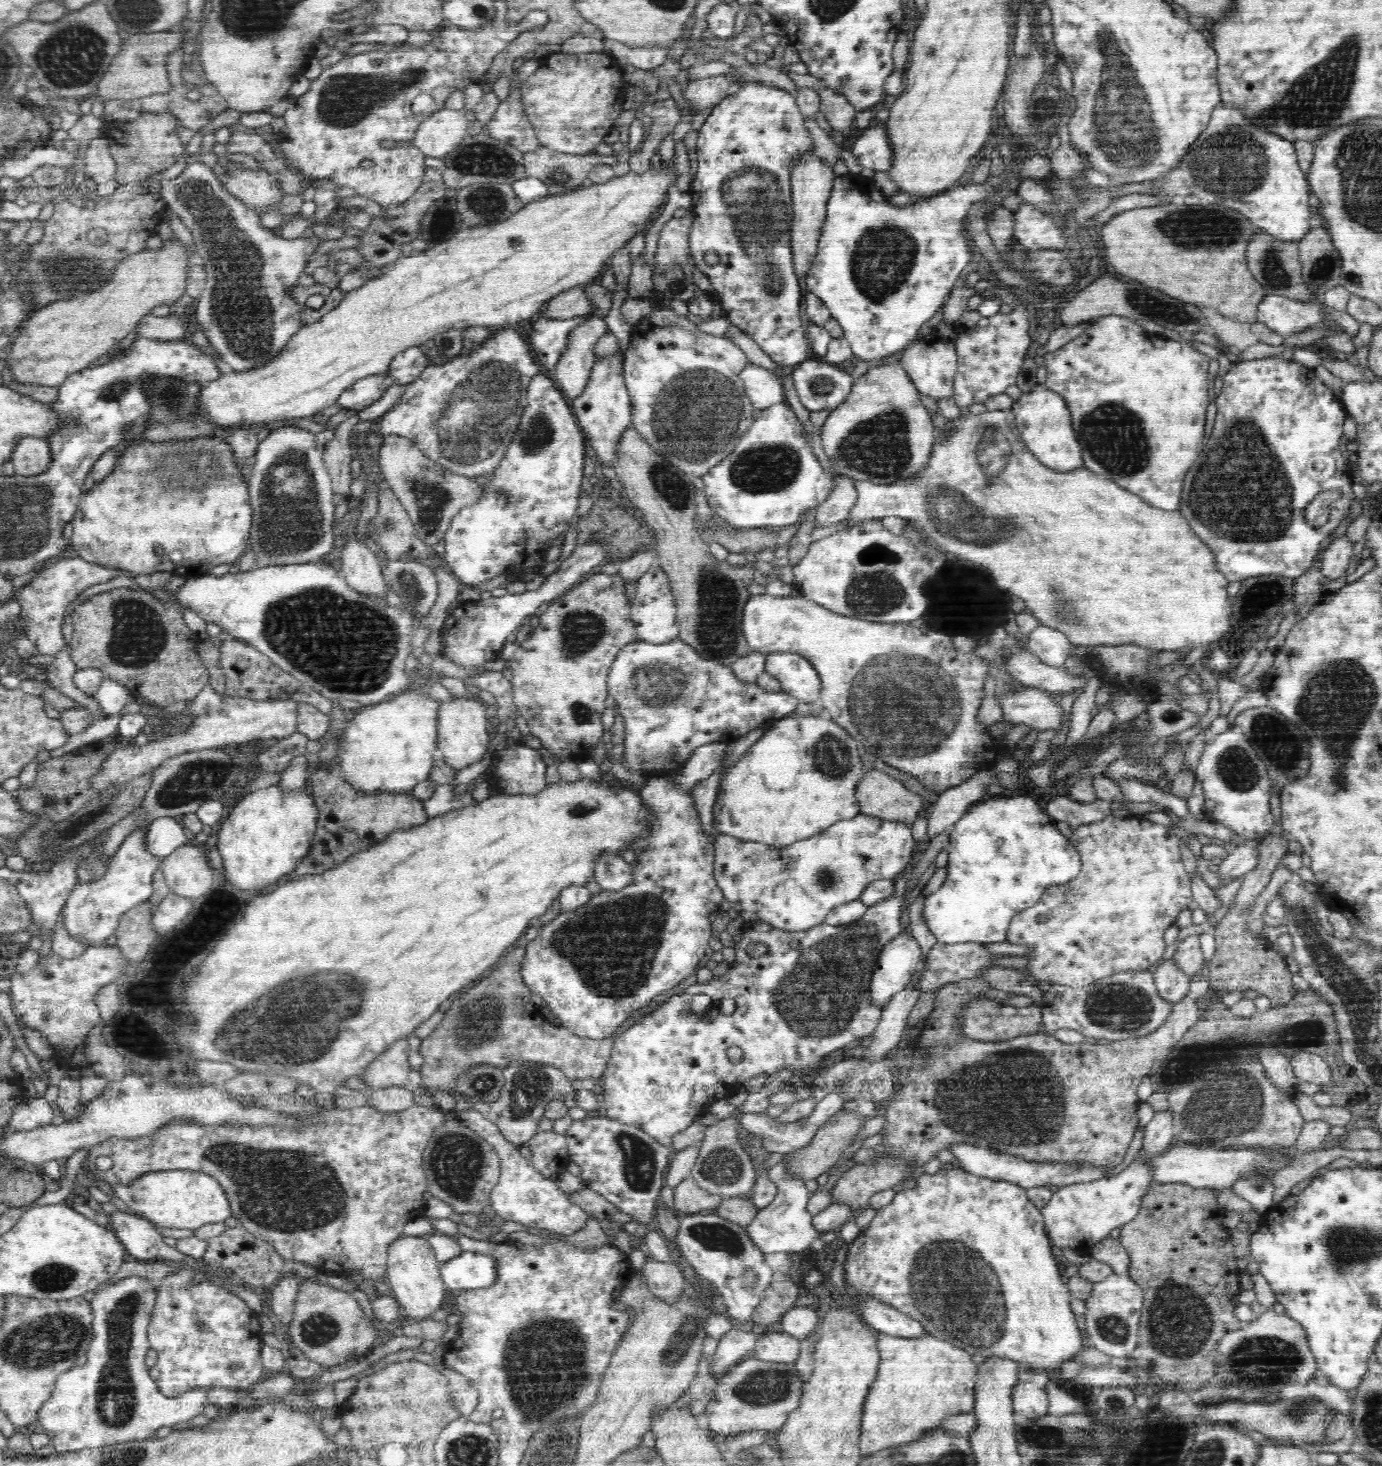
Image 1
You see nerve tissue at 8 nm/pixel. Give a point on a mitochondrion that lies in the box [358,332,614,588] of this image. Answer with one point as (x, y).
(471, 422)

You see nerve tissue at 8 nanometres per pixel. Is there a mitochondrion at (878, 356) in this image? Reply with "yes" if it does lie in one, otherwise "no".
no

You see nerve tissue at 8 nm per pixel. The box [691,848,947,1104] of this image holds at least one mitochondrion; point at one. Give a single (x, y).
(819, 996)

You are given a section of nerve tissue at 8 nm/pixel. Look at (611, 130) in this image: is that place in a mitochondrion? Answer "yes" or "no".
no

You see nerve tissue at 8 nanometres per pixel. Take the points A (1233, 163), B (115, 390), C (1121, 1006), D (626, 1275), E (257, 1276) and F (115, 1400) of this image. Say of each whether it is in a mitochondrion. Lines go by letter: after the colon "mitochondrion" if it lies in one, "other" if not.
A: mitochondrion
B: mitochondrion
C: mitochondrion
D: other
E: other
F: mitochondrion

